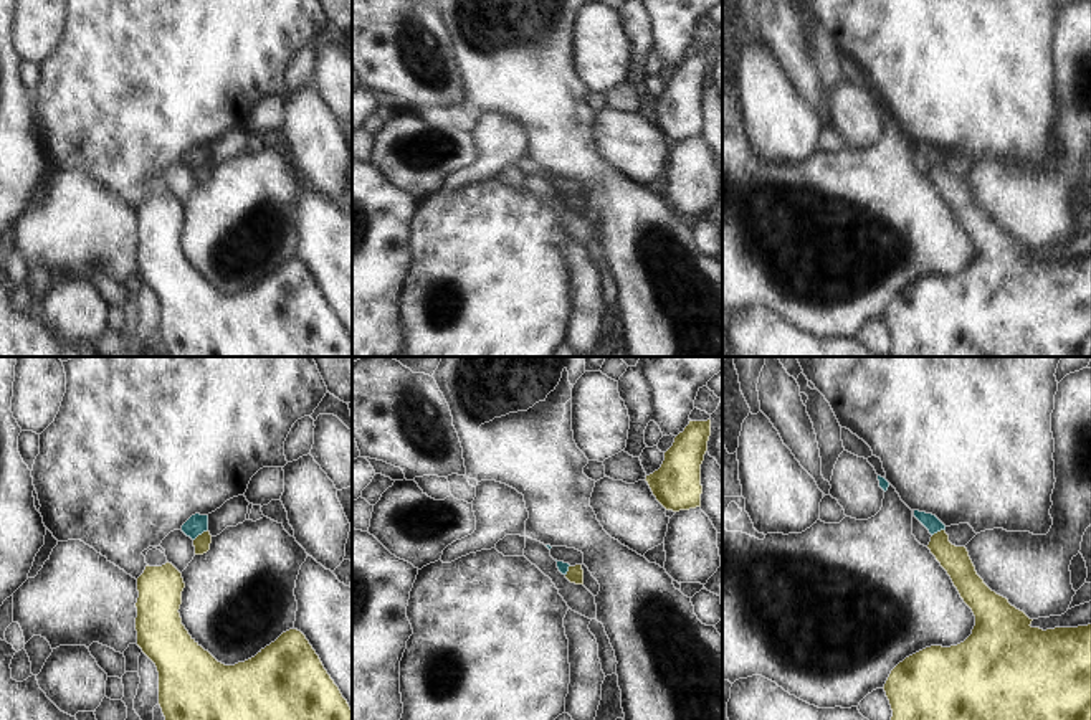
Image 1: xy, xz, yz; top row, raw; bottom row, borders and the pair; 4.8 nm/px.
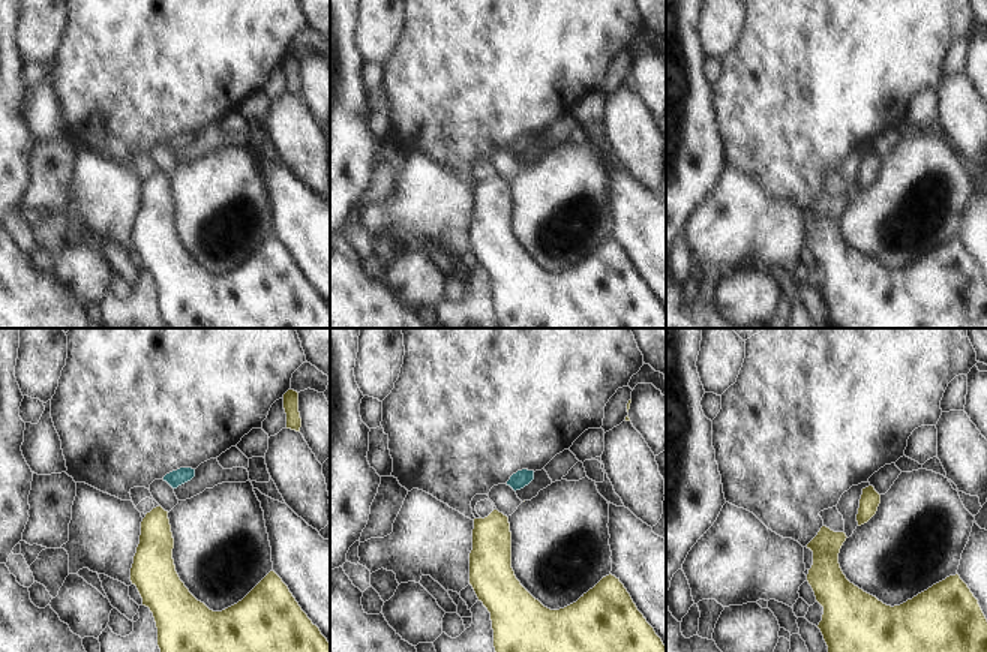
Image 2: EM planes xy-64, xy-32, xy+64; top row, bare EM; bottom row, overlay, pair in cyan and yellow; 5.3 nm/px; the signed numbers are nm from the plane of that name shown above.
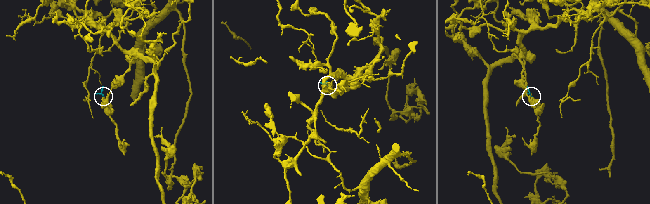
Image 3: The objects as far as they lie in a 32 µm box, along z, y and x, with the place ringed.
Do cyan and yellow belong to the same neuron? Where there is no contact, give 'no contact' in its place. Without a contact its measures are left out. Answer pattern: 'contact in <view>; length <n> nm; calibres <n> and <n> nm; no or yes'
contact in xy; length 90 nm; calibres 100 and 80 nm; no

